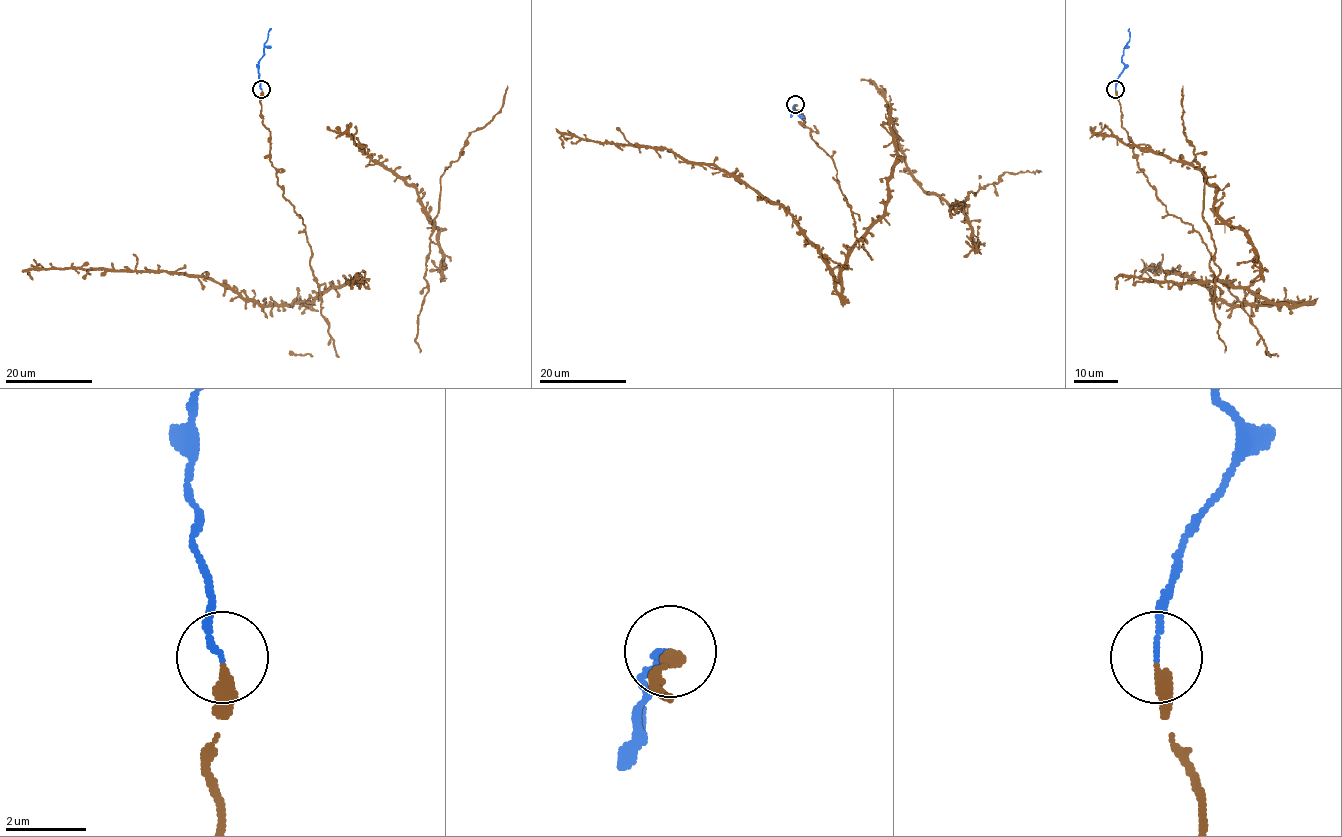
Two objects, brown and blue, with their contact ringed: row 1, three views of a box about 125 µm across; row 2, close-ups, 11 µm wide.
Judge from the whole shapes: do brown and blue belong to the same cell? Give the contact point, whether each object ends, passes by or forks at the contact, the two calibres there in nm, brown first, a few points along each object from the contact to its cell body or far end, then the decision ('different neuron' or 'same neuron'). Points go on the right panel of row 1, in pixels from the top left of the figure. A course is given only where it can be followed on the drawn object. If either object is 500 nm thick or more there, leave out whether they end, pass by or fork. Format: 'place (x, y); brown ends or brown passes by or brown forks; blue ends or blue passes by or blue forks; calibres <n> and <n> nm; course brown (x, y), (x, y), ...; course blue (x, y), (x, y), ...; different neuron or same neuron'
place (1115, 89); brown ends; blue ends; calibres 340 and 120 nm; course brown (1115, 90), (1137, 167), (1197, 232), (1216, 277), (1279, 302), (1228, 305), (1193, 277), (1145, 268), (1159, 275); course blue (1115, 89), (1118, 76), (1123, 71), (1122, 55), (1130, 39), (1129, 28); same neuron

